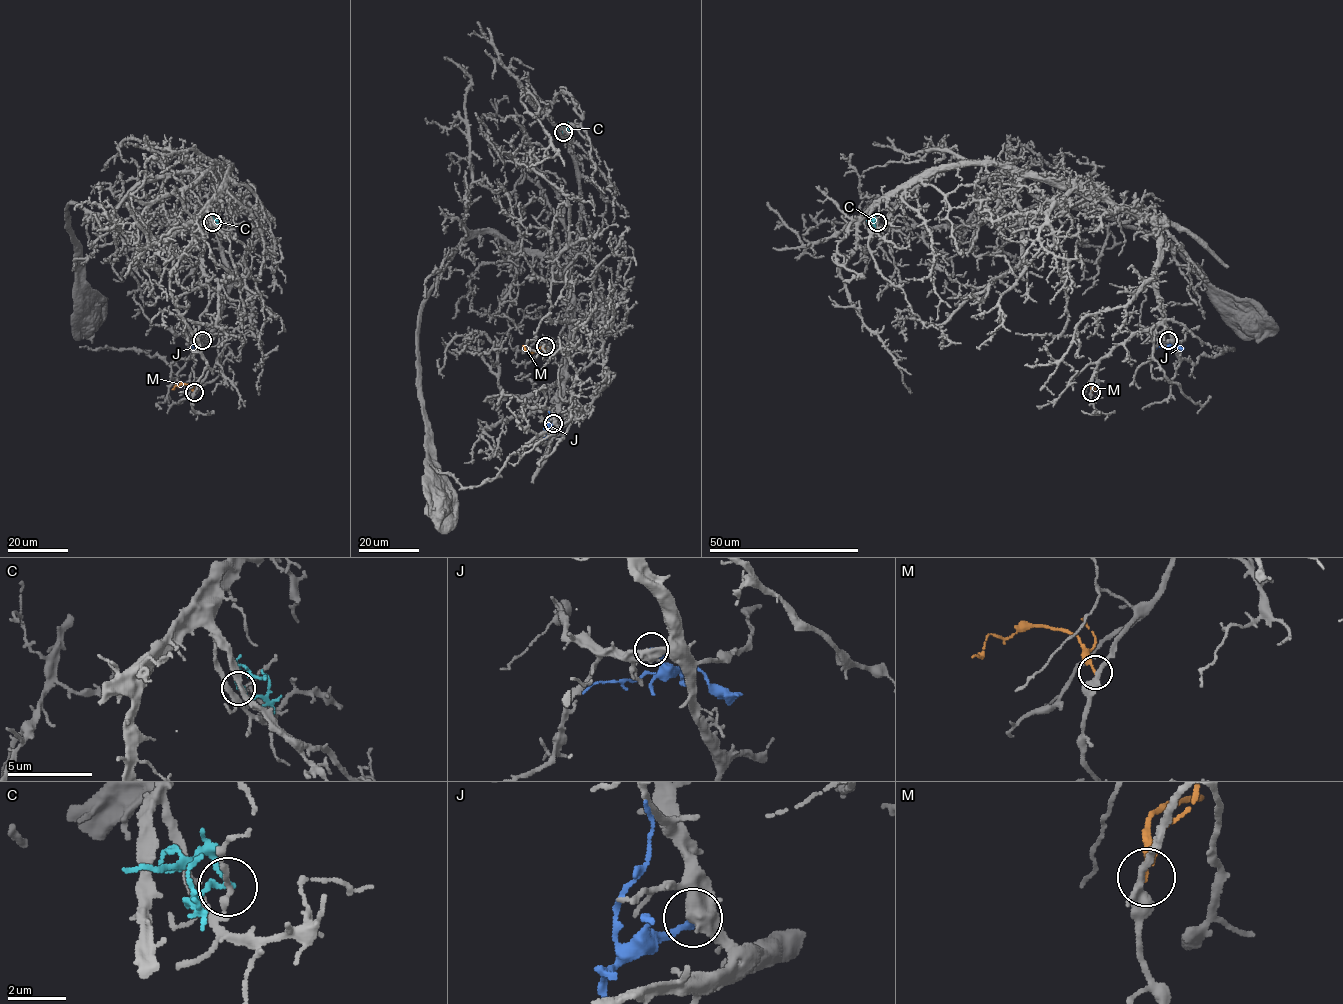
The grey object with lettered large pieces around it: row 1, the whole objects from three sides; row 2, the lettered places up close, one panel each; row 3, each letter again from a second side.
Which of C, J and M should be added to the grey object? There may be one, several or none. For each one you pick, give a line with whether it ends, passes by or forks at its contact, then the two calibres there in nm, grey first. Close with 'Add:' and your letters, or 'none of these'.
Add: none of these

